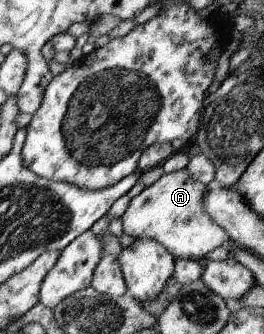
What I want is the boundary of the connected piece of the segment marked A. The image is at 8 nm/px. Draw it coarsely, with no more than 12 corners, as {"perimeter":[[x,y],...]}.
{"perimeter":[[164,173],[121,217],[134,239],[204,263],[230,242],[202,206],[207,185]]}

